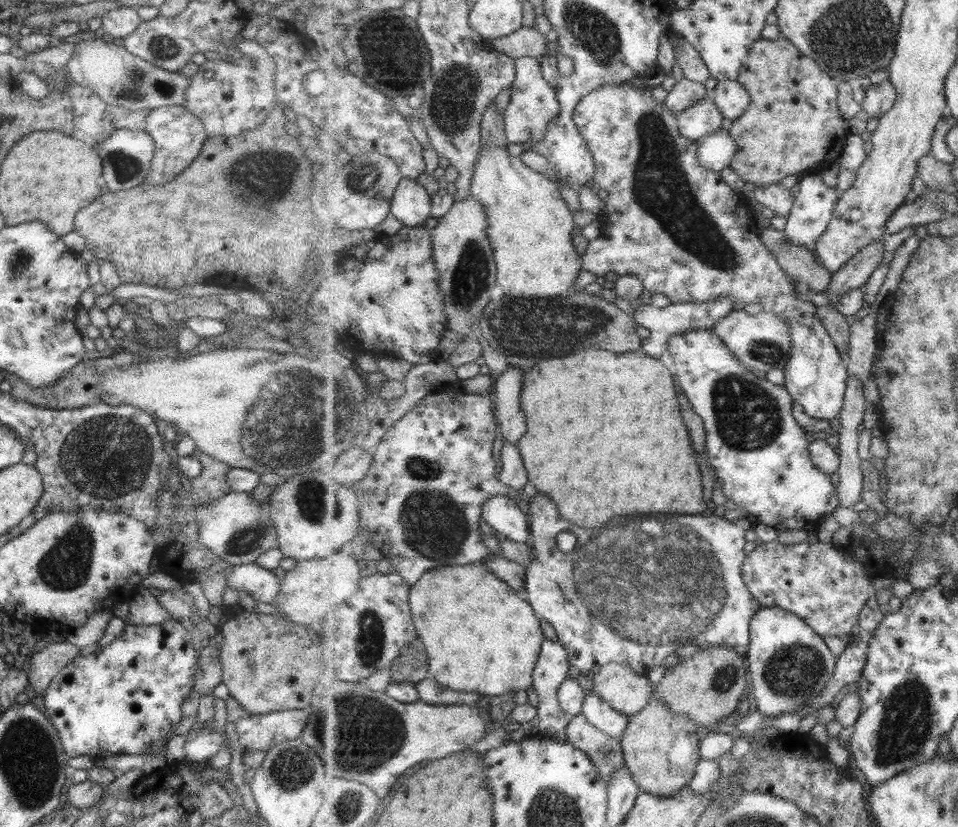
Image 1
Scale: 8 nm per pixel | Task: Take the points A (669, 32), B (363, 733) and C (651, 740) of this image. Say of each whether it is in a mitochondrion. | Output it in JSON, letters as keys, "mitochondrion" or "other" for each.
{"A":"other","B":"mitochondrion","C":"other"}

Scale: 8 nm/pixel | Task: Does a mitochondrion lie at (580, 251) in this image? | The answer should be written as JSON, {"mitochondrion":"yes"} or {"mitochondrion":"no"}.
{"mitochondrion":"no"}

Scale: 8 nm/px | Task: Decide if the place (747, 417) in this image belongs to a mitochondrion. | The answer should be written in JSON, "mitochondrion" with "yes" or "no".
{"mitochondrion":"yes"}

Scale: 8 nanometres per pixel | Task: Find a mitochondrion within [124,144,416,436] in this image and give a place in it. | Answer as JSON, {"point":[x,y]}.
{"point":[366,182]}

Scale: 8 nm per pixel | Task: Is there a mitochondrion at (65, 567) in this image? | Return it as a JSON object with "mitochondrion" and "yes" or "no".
{"mitochondrion":"yes"}

